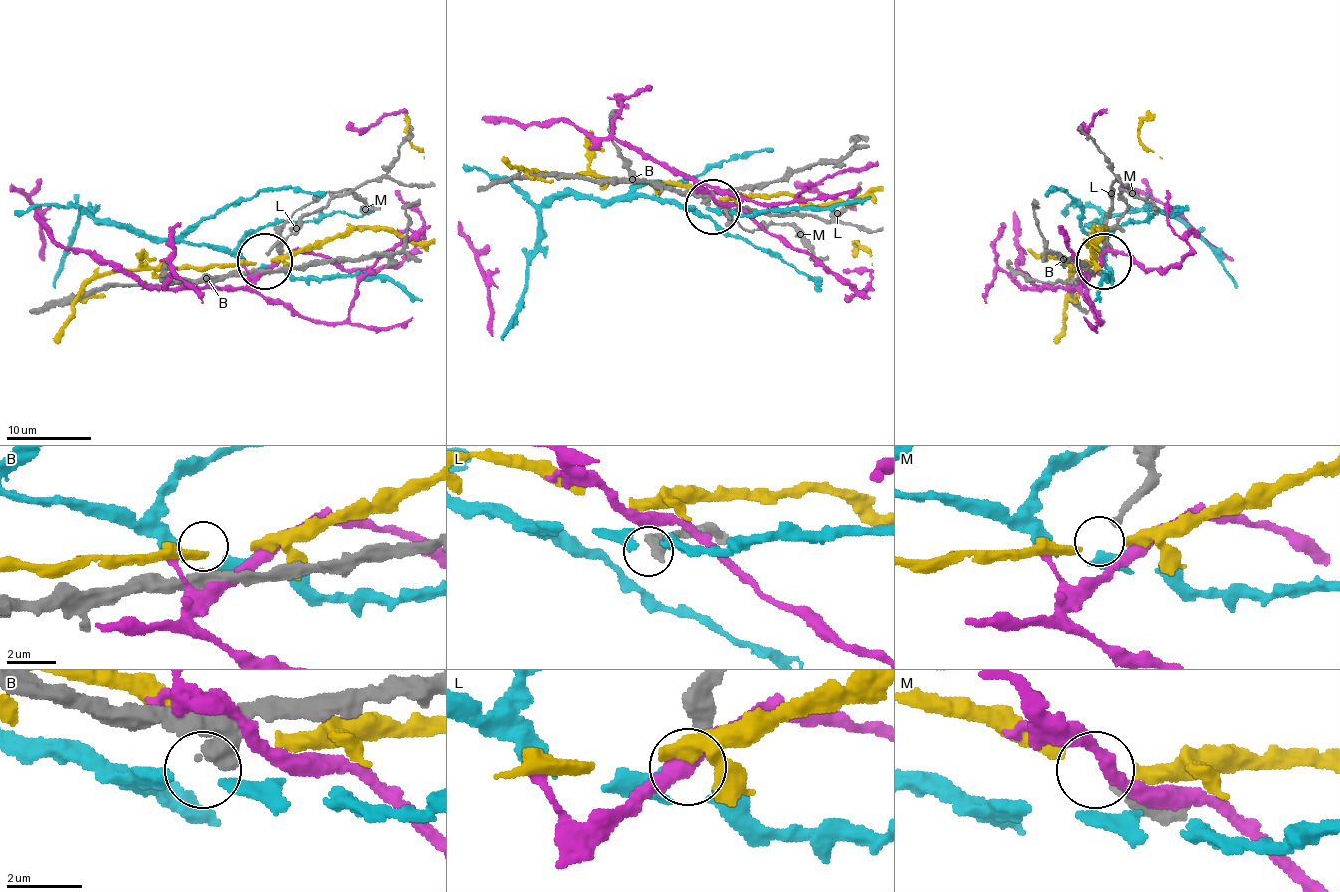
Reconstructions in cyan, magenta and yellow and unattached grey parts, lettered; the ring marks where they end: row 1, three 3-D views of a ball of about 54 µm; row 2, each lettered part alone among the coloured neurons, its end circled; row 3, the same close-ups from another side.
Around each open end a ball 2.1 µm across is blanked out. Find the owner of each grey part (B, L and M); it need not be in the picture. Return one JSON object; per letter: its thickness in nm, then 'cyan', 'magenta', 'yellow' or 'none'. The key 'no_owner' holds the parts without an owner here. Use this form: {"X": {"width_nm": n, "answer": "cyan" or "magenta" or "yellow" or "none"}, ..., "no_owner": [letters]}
{"B": {"width_nm": 280, "answer": "none"}, "L": {"width_nm": 440, "answer": "cyan"}, "M": {"width_nm": 240, "answer": "yellow"}, "no_owner": ["B"]}

